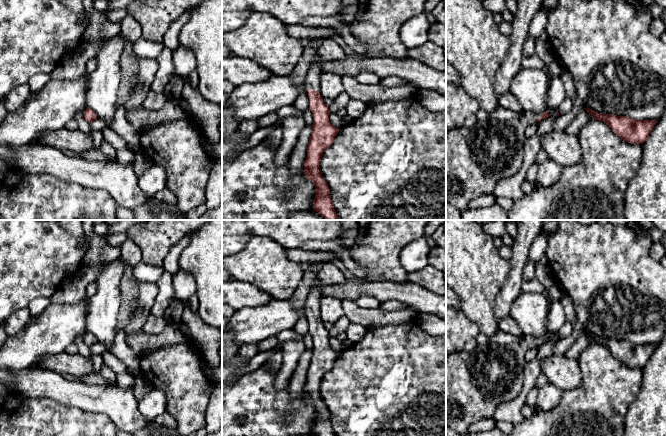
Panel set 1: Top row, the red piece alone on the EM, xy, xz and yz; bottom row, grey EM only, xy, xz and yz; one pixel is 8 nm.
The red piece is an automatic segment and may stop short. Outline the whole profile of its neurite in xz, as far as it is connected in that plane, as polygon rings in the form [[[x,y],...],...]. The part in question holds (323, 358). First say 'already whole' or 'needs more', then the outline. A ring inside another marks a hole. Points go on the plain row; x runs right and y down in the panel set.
needs more; [[[330,261],[316,262],[309,264],[304,262],[304,270],[312,269],[316,275],[313,284],[310,286],[308,296],[305,300],[305,309],[309,312],[309,332],[313,339],[312,357],[307,370],[307,381],[304,386],[305,402],[310,403],[316,411],[316,419],[313,424],[313,433],[316,436],[336,436],[331,424],[328,407],[324,404],[319,394],[323,376],[332,369],[339,353],[329,346],[329,331],[324,327],[318,313],[320,300],[321,281],[318,279],[318,272],[325,263]]]

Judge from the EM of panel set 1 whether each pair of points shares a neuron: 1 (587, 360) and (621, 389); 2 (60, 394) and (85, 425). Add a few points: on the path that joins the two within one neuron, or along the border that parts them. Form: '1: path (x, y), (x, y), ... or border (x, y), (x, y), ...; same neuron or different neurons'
1: path (595, 366), (613, 384); same neuron
2: border (48, 397), (63, 404), (93, 412); different neurons

